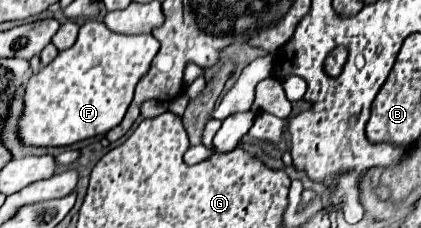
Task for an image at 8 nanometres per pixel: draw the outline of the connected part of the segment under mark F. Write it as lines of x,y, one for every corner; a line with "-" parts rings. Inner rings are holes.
102,22
82,24
76,44
60,52
24,84
24,110
18,122
22,146
62,148
118,126
132,102
136,82
148,72
158,48
160,44
152,34
124,36
112,34

